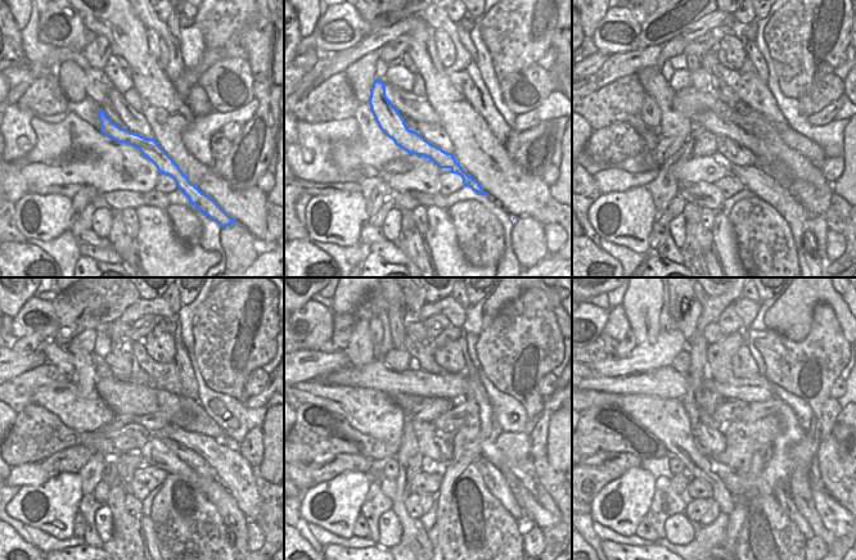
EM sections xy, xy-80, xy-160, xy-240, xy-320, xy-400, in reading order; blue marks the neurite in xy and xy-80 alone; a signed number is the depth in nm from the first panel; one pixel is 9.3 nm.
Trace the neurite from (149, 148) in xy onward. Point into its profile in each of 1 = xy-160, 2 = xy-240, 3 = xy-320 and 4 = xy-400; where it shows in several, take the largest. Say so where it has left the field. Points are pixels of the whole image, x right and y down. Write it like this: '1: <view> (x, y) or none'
1: xy-160 (674, 123)
2: xy-240 (57, 355)
3: xy-320 (328, 347)
4: xy-400 (608, 342)

